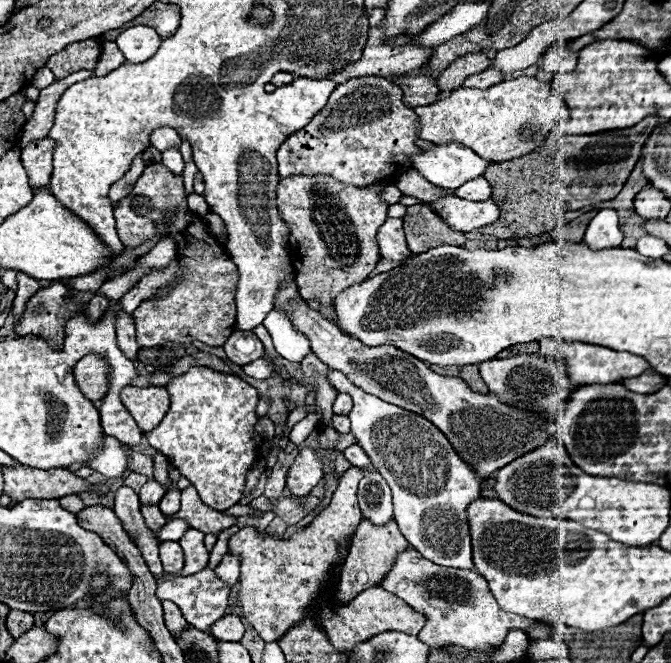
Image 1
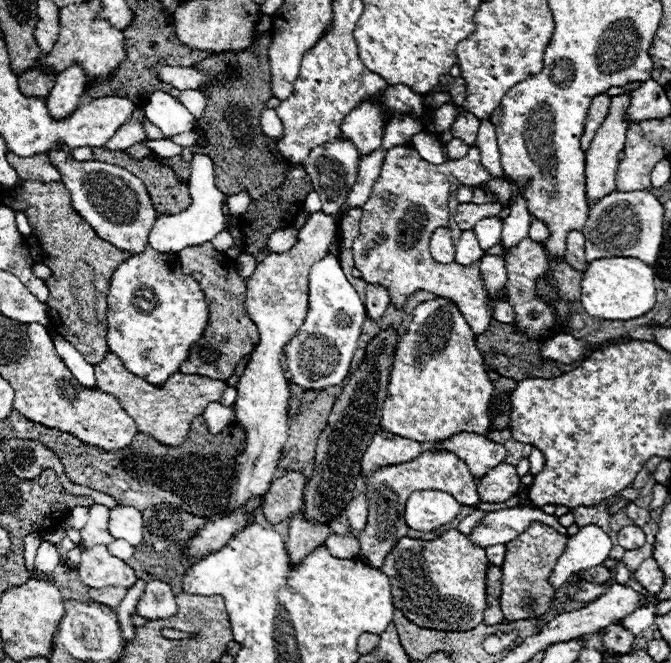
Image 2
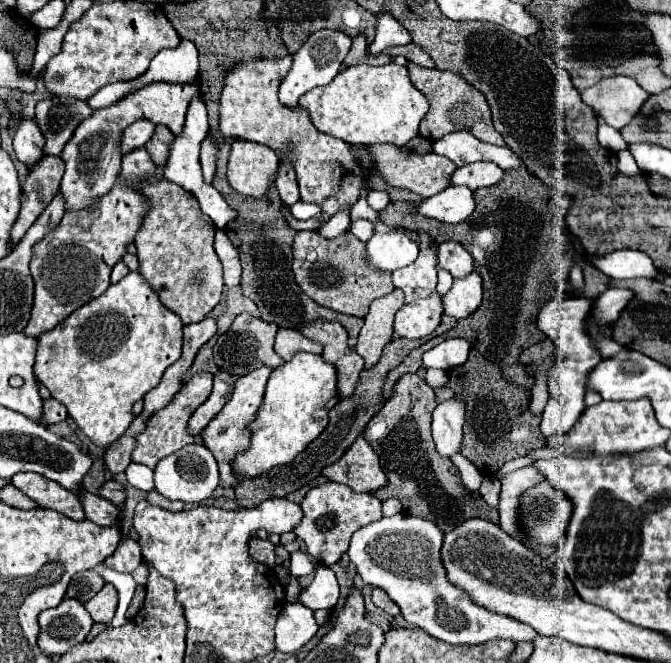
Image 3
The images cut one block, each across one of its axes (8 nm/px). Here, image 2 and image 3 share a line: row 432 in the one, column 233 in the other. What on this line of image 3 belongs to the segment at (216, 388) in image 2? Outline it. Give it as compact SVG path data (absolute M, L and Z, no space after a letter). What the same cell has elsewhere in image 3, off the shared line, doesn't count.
M238 140L232 146L228 160L230 186L246 196L262 198L268 192L270 178L278 172L278 158L272 148Z

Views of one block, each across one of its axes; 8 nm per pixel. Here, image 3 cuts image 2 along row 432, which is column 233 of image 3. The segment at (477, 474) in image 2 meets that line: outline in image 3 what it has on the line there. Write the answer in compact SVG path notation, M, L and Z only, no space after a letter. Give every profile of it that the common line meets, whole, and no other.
M298 352L292 360L276 368L266 384L266 394L256 420L248 424L250 446L236 454L232 460L232 472L238 478L258 478L268 474L276 466L292 462L302 450L314 442L328 424L328 412L340 400L336 388L336 368L324 362L322 356L310 352Z

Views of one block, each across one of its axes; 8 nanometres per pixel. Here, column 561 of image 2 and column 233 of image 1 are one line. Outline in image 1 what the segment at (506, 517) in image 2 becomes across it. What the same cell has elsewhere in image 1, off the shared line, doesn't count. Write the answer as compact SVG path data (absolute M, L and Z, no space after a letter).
M234 524L234 526L225 530L218 536L218 540L210 552L209 562L206 568L214 570L216 566L220 563L222 557L228 552L228 539L233 534L239 531L239 527Z

